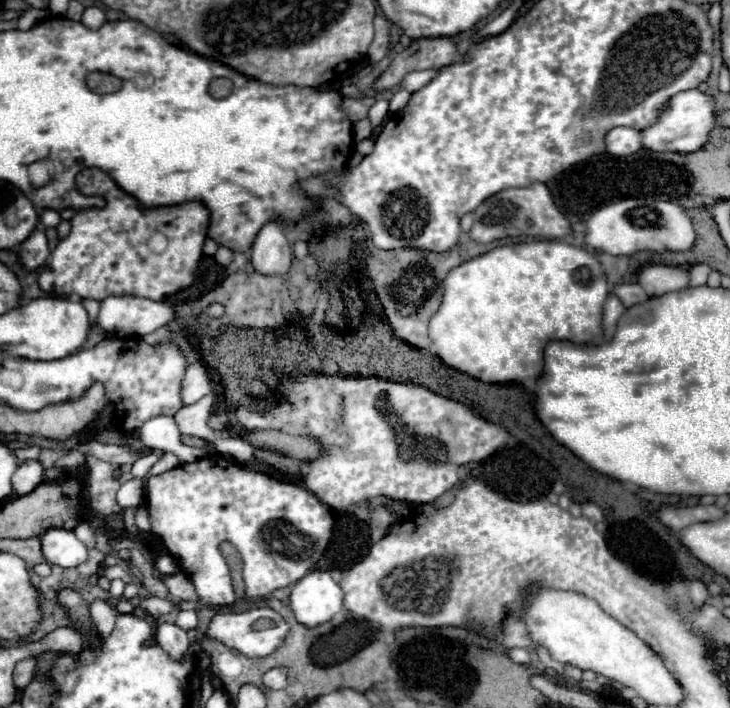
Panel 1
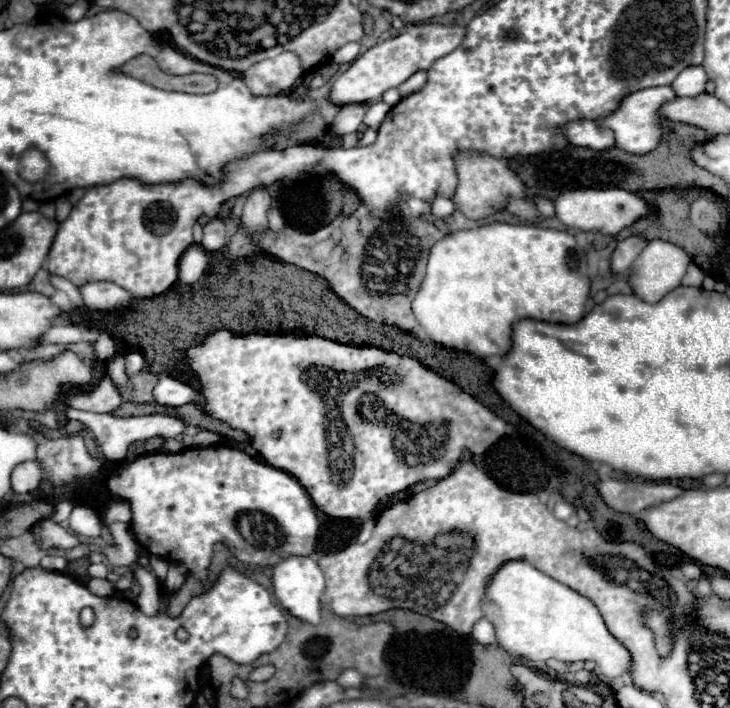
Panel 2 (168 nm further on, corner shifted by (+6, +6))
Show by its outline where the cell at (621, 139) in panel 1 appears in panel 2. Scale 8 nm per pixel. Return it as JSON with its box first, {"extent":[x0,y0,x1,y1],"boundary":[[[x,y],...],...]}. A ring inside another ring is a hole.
{"extent":[561,120,615,150],"boundary":[[[575,120],[561,128],[563,136],[573,146],[605,150],[615,144],[611,130],[601,130],[593,120]]]}

